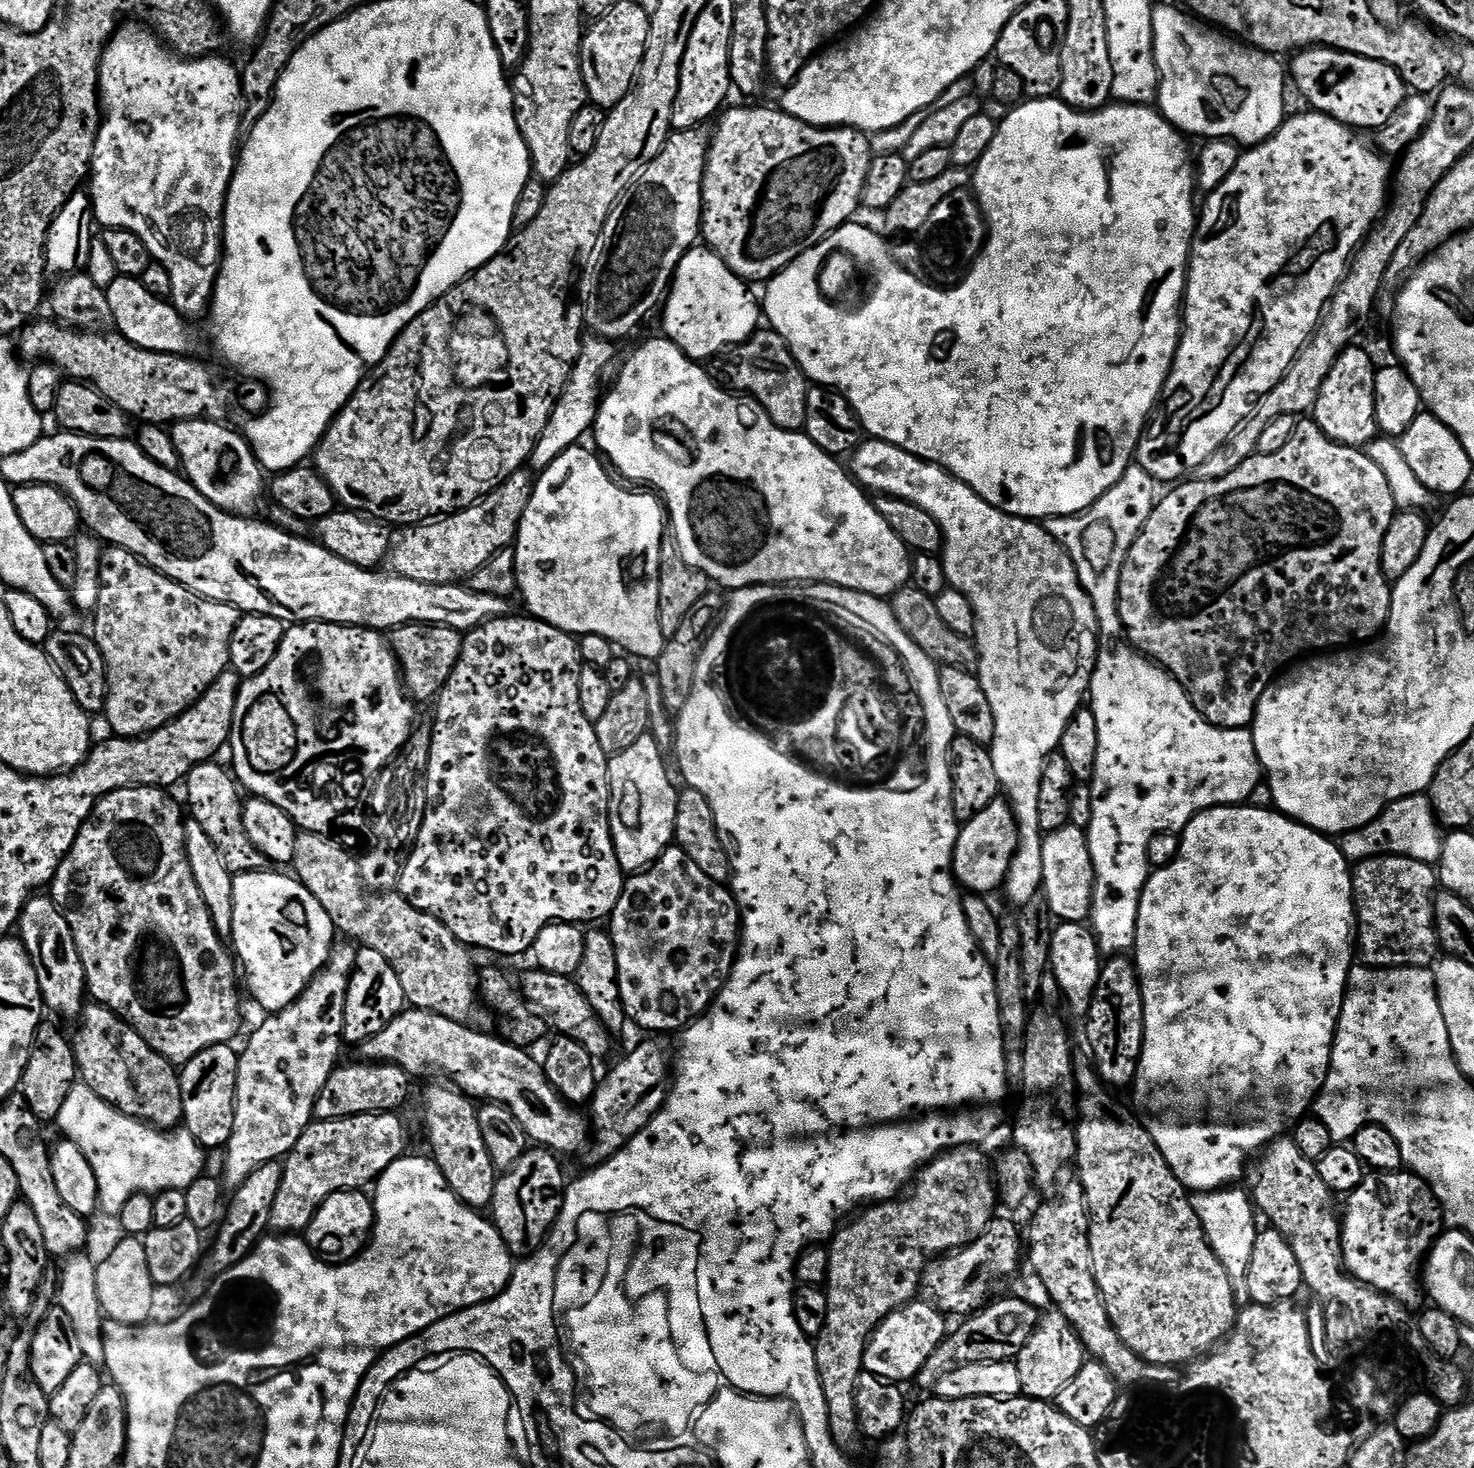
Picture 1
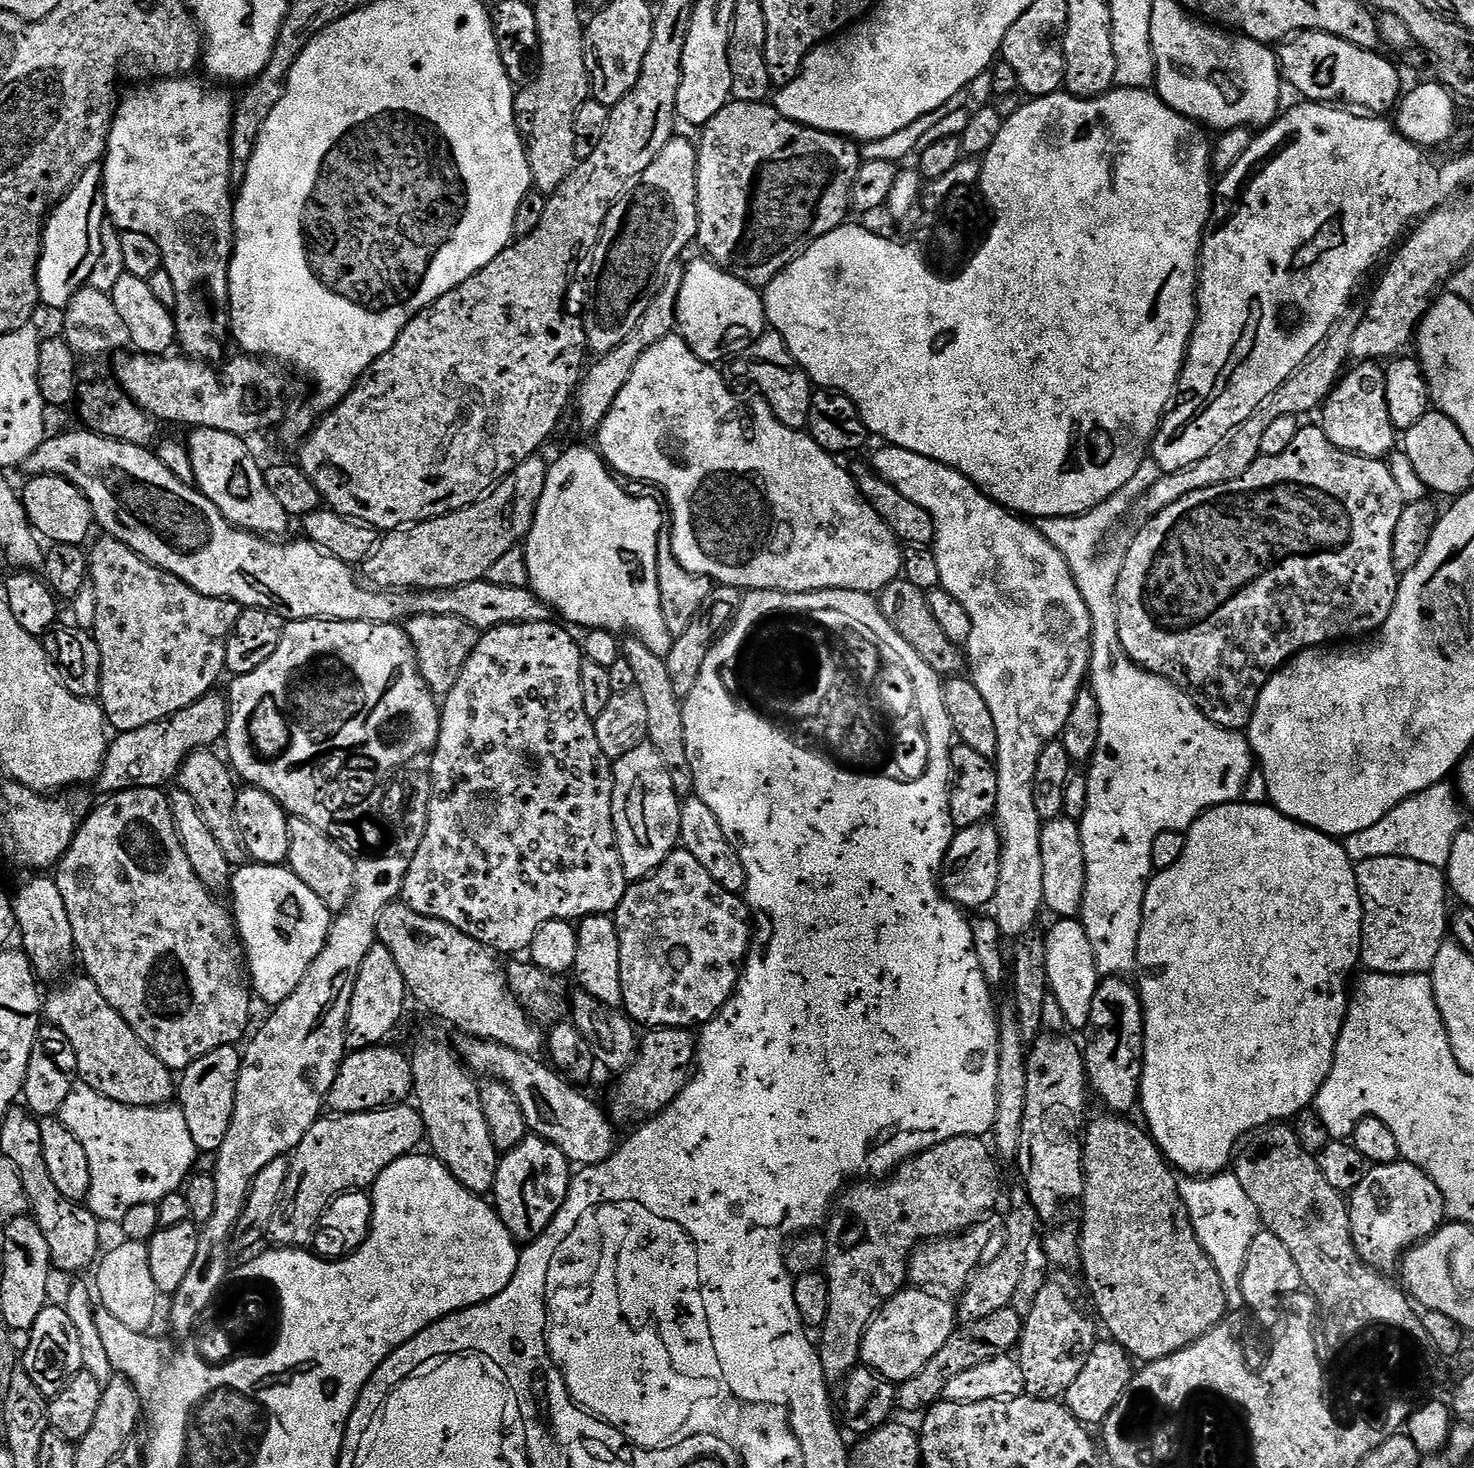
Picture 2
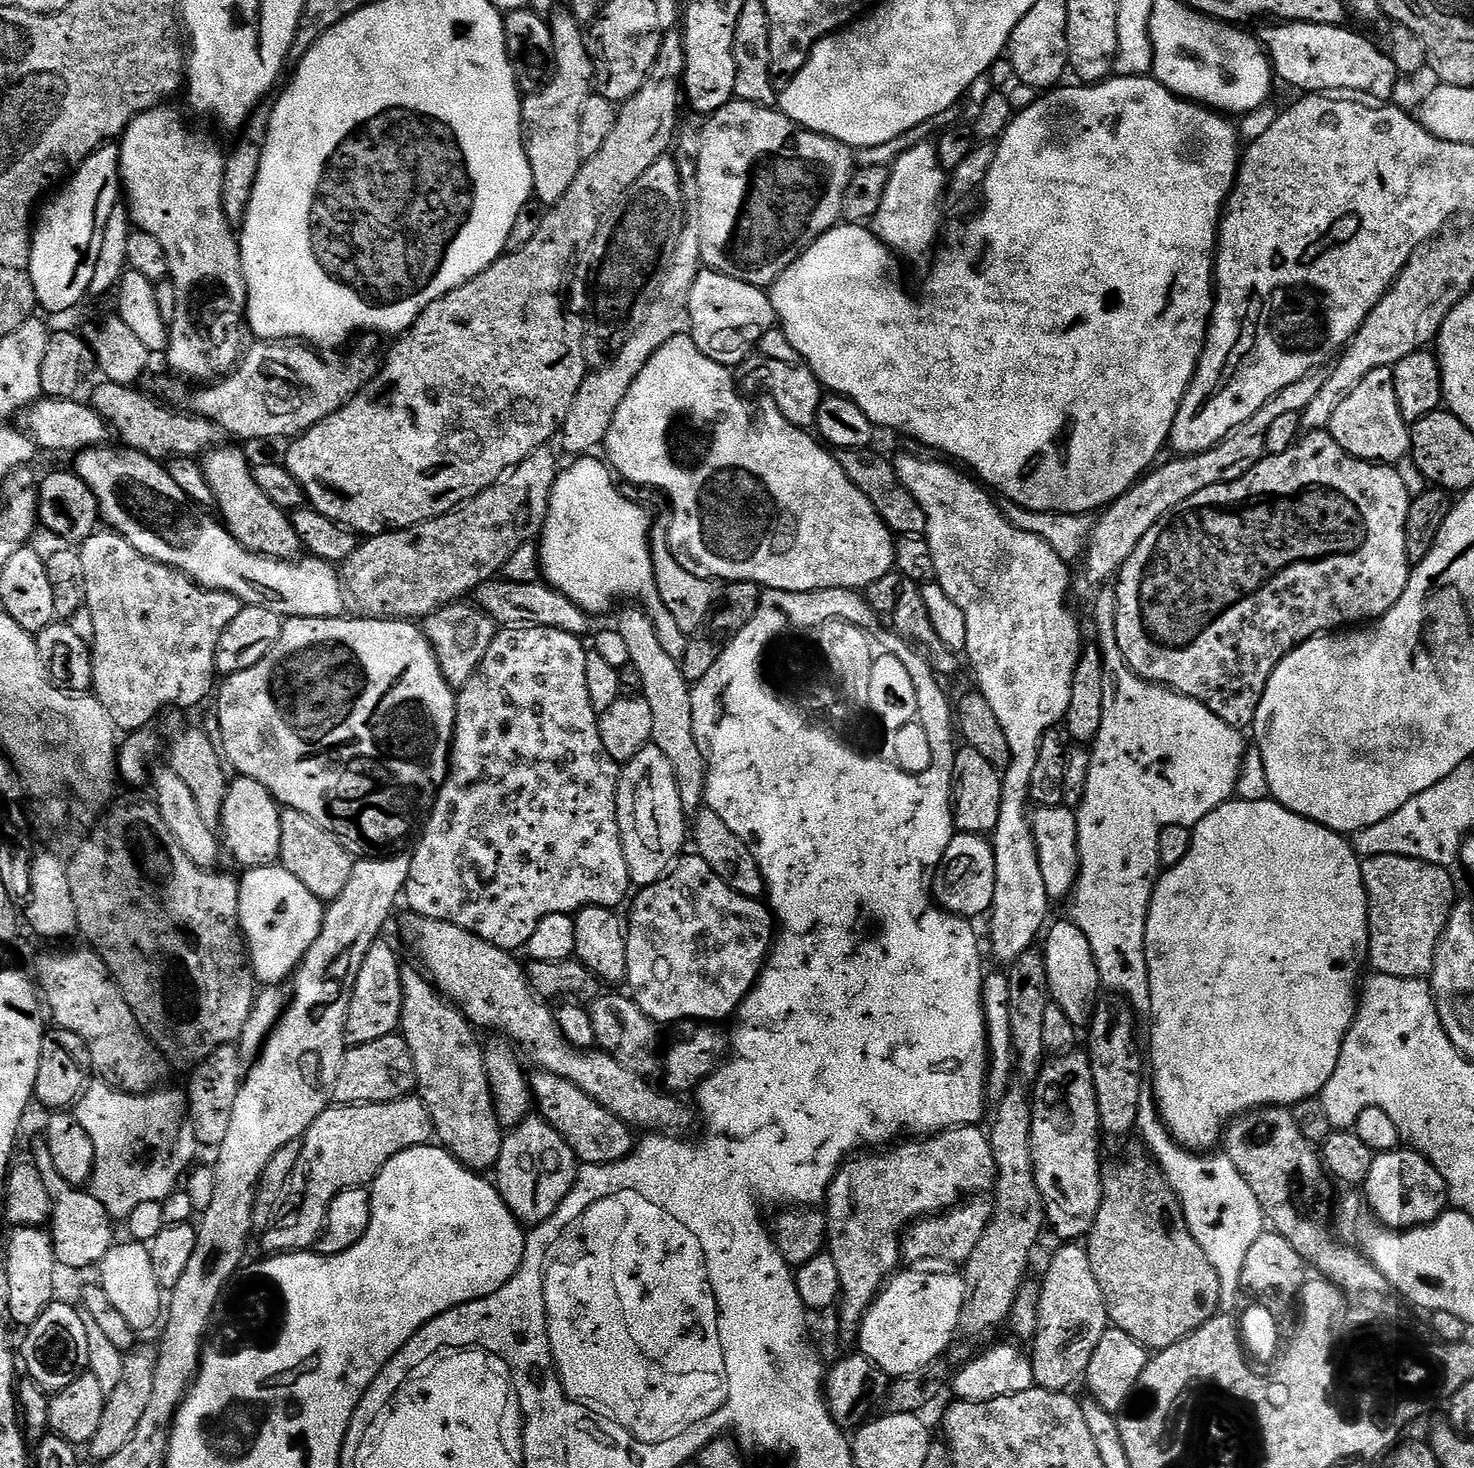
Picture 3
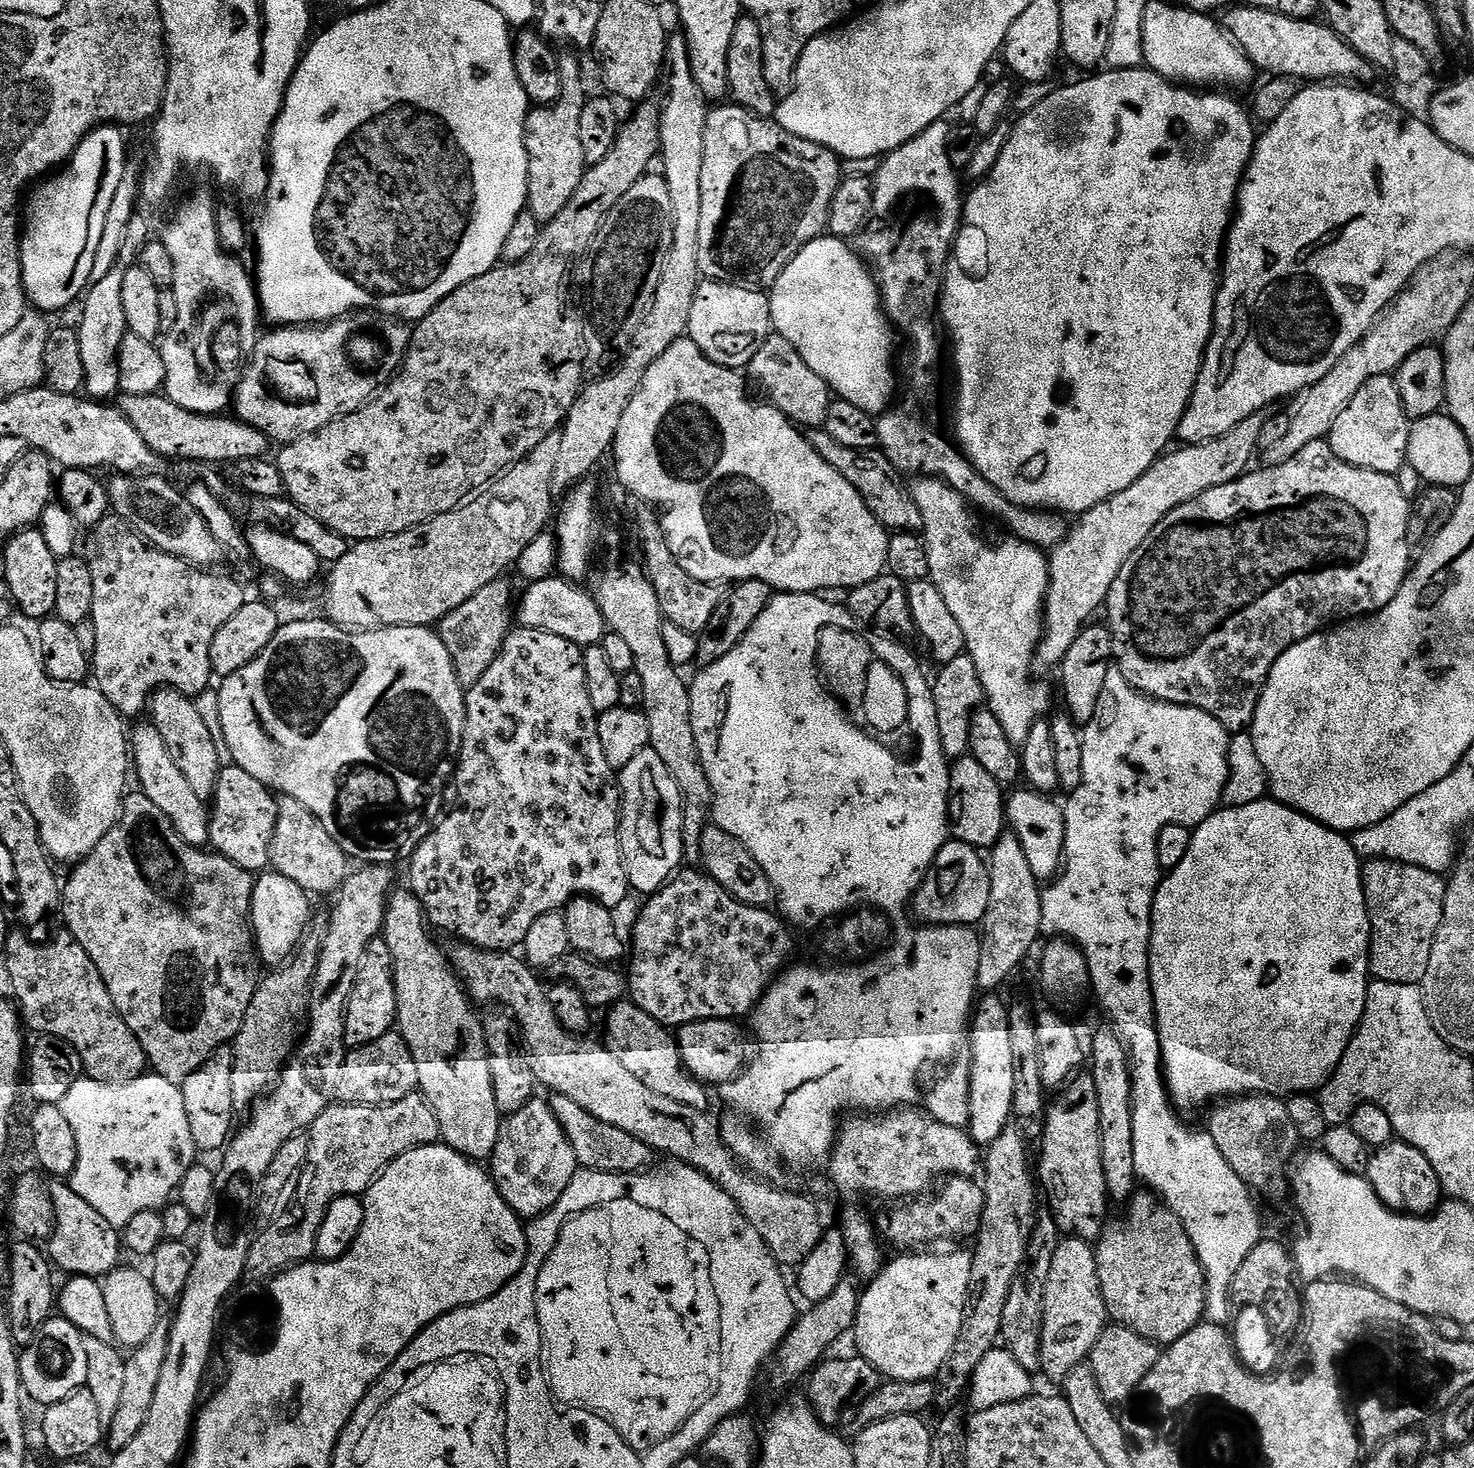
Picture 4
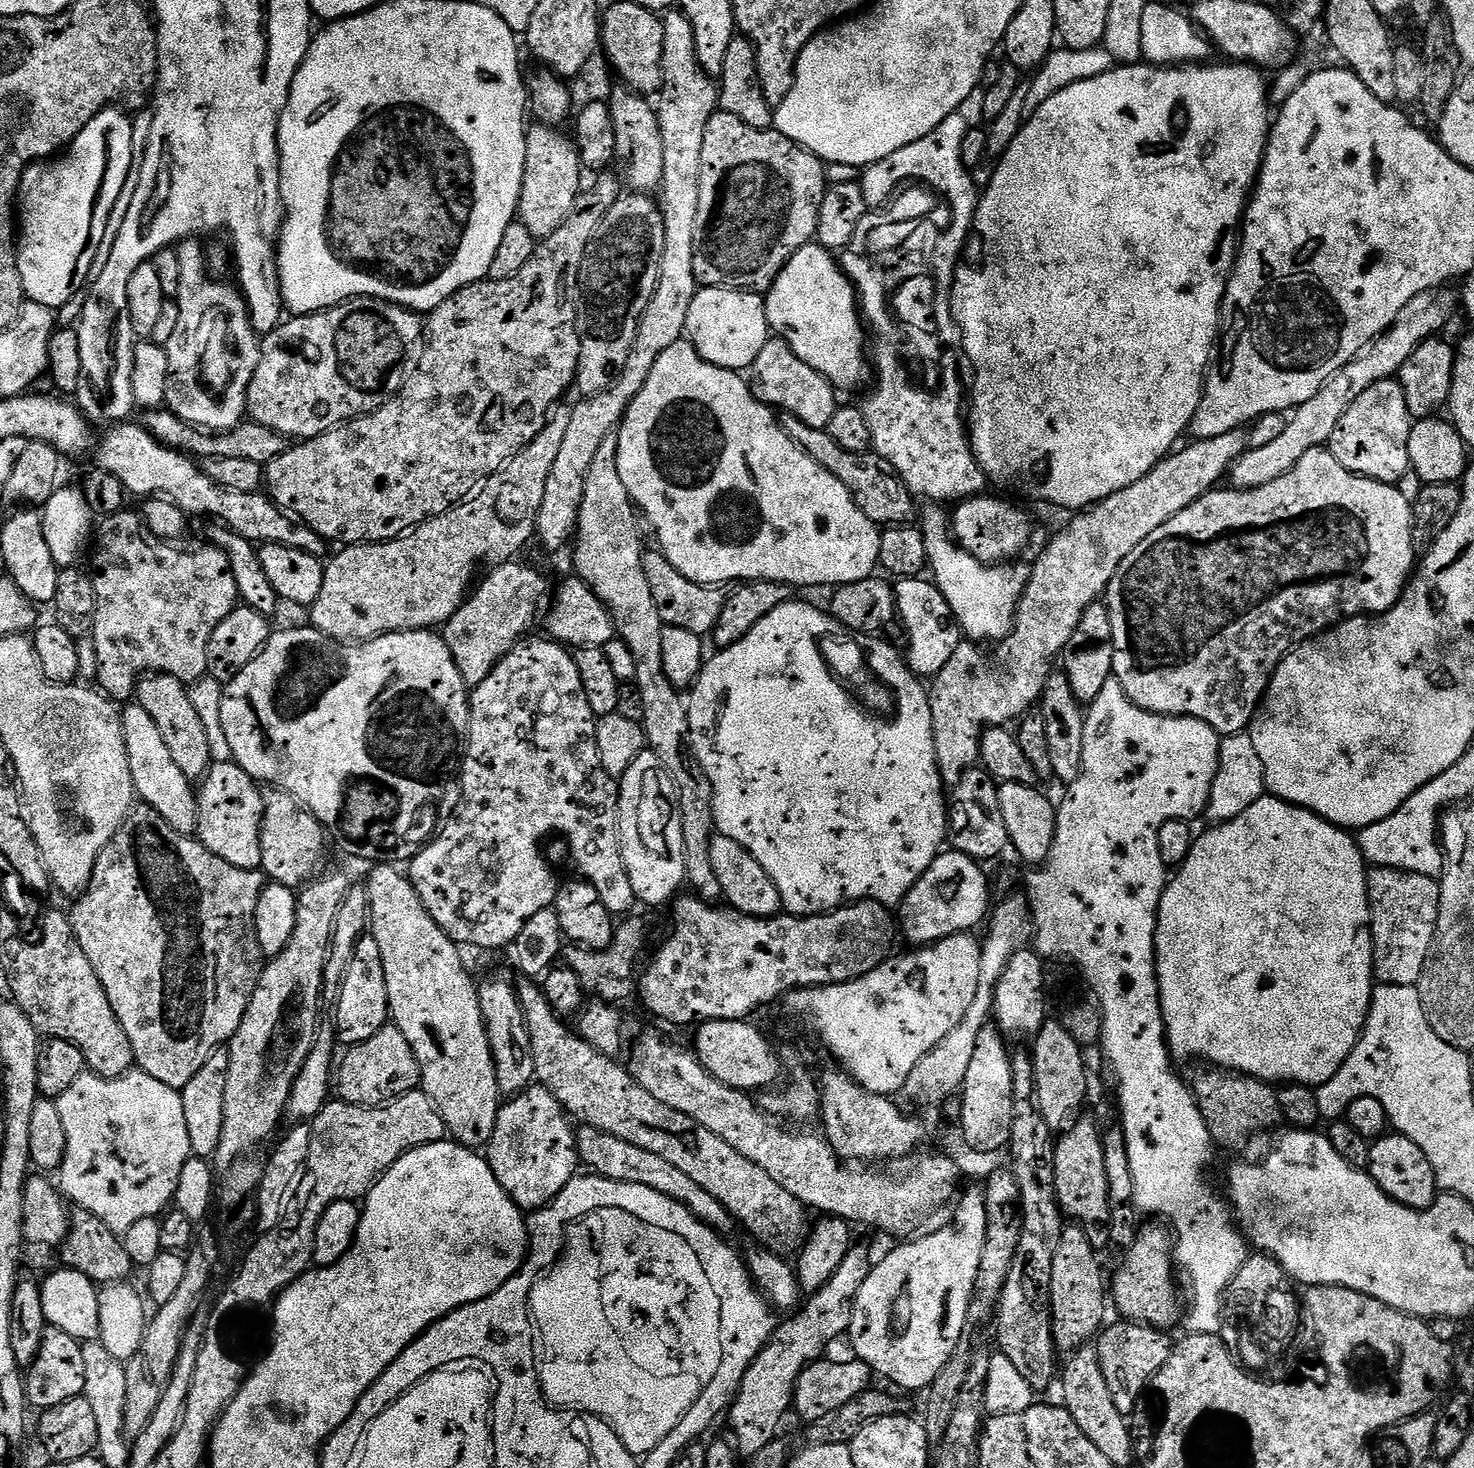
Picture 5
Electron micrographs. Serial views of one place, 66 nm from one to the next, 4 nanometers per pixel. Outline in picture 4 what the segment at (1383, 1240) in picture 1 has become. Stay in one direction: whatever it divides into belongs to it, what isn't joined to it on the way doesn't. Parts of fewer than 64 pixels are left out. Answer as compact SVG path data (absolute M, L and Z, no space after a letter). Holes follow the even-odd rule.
M1396 1138L1384 1148L1372 1152L1366 1179L1378 1198L1391 1212L1410 1216L1426 1216L1436 1211L1442 1203L1442 1189L1434 1166L1426 1162L1426 1154Z

